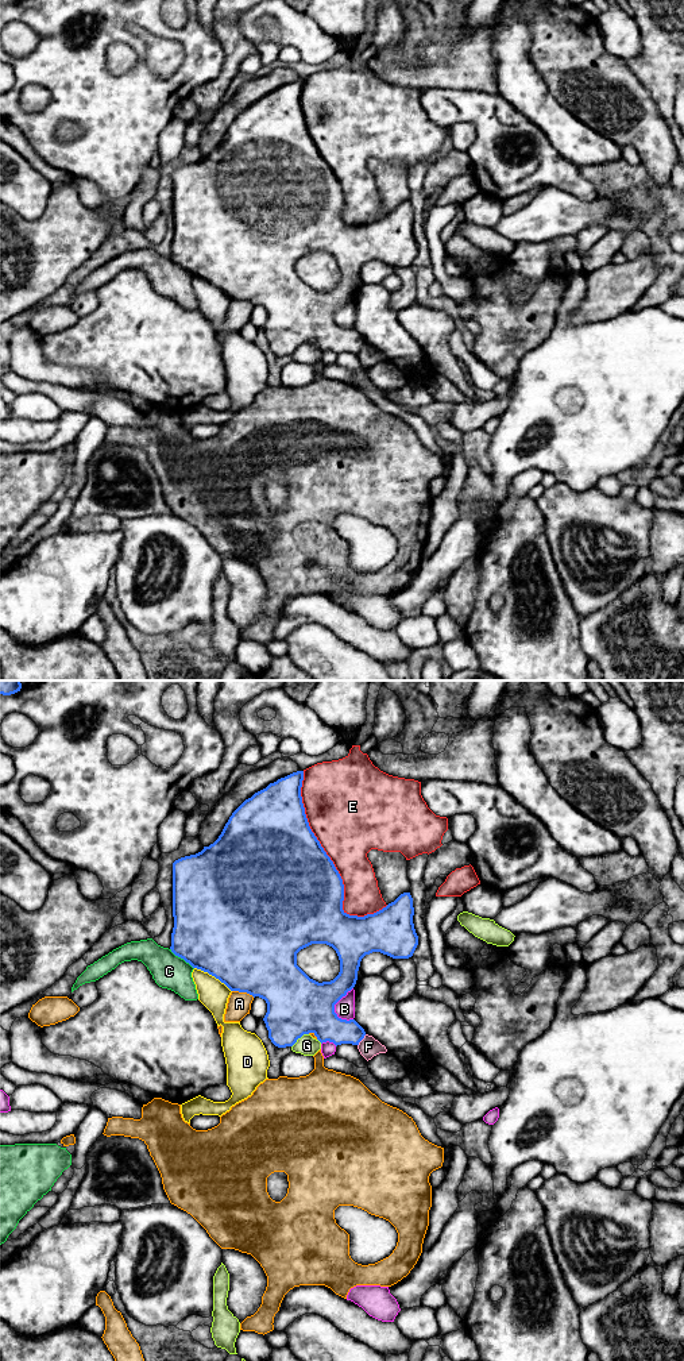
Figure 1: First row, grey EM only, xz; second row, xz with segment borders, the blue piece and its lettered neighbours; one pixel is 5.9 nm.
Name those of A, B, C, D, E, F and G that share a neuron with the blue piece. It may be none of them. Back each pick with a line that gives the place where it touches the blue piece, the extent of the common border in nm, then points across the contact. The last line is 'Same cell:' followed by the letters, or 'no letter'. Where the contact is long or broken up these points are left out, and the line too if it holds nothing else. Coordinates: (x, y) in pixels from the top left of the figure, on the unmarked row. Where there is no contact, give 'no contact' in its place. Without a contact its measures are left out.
Same cell: no letter

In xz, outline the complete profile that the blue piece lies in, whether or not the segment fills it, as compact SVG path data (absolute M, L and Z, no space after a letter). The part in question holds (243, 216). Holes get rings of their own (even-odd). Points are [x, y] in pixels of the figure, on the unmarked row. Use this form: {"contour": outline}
{"contour": "M297 80L270 92L232 122L213 153L173 171L174 236L170 258L193 277L219 288L231 300L264 308L267 321L263 329L275 355L293 355L309 342L321 352L359 354L366 344L364 338L355 328L339 327L335 313L355 296L366 263L380 261L393 267L413 265L418 254L413 207L410 201L403 201L382 219L364 225L349 224L343 219L343 188L309 135L301 105L302 89L304 80ZM312 252L326 252L336 259L340 281L333 289L318 292L297 274L297 262Z"}

